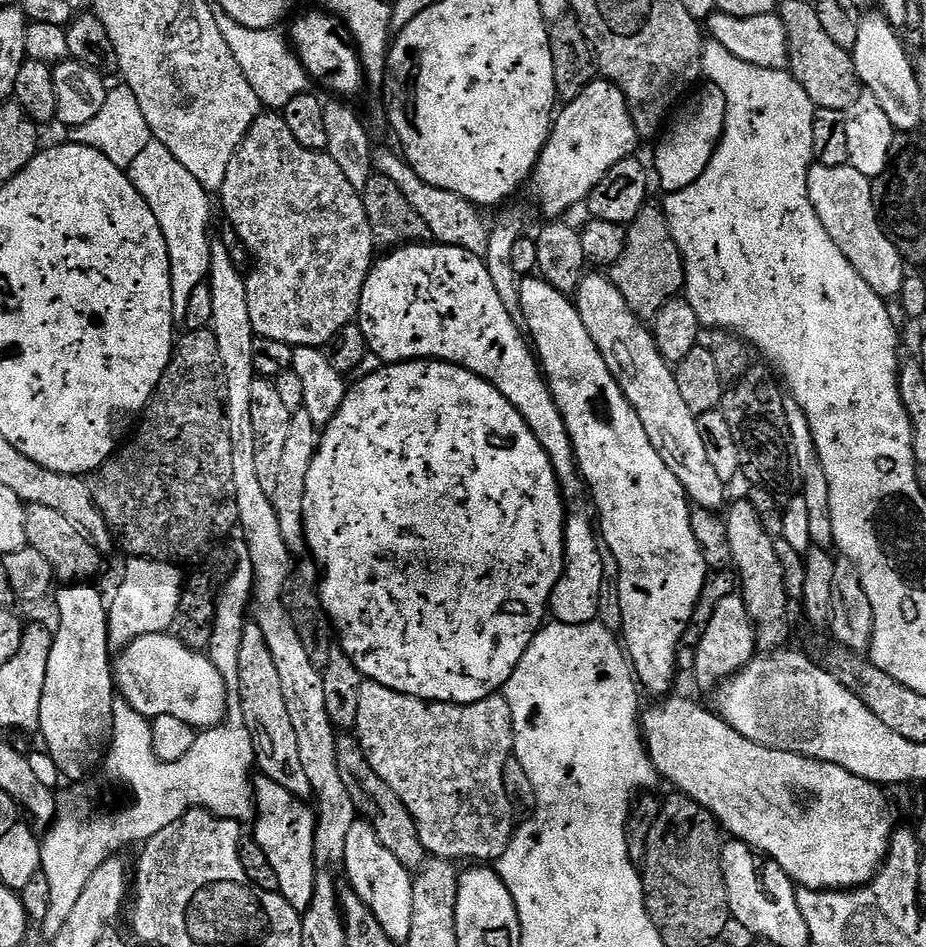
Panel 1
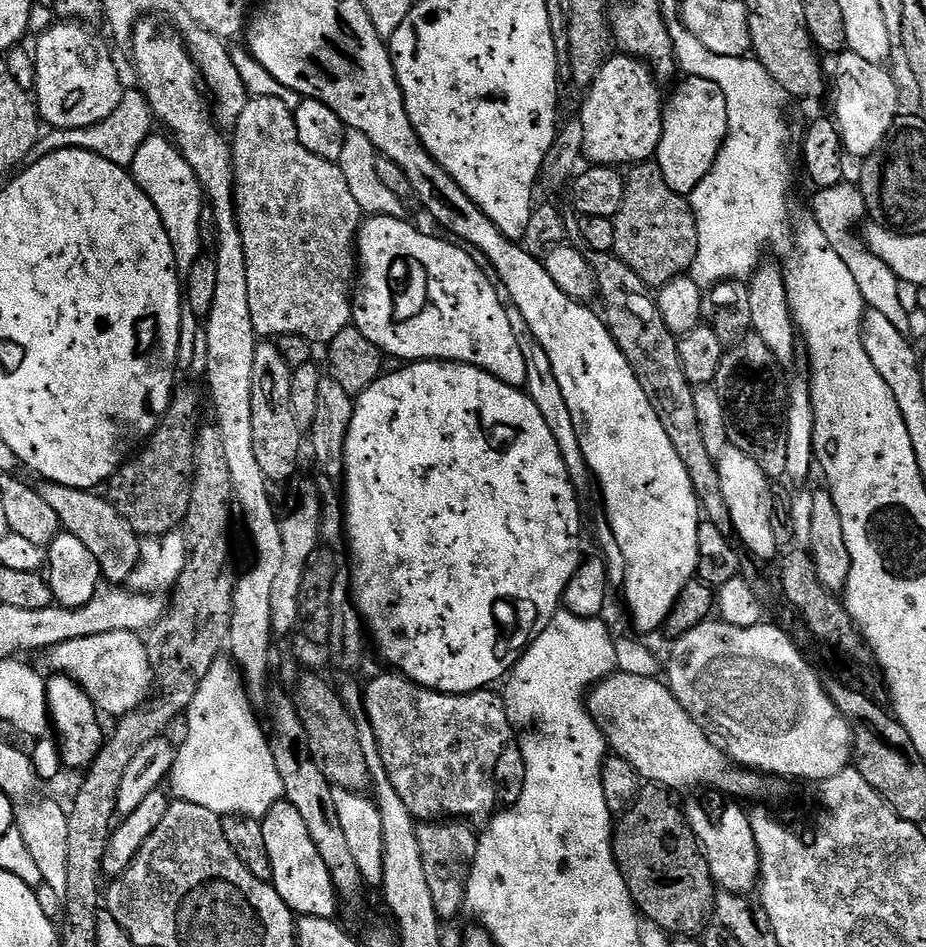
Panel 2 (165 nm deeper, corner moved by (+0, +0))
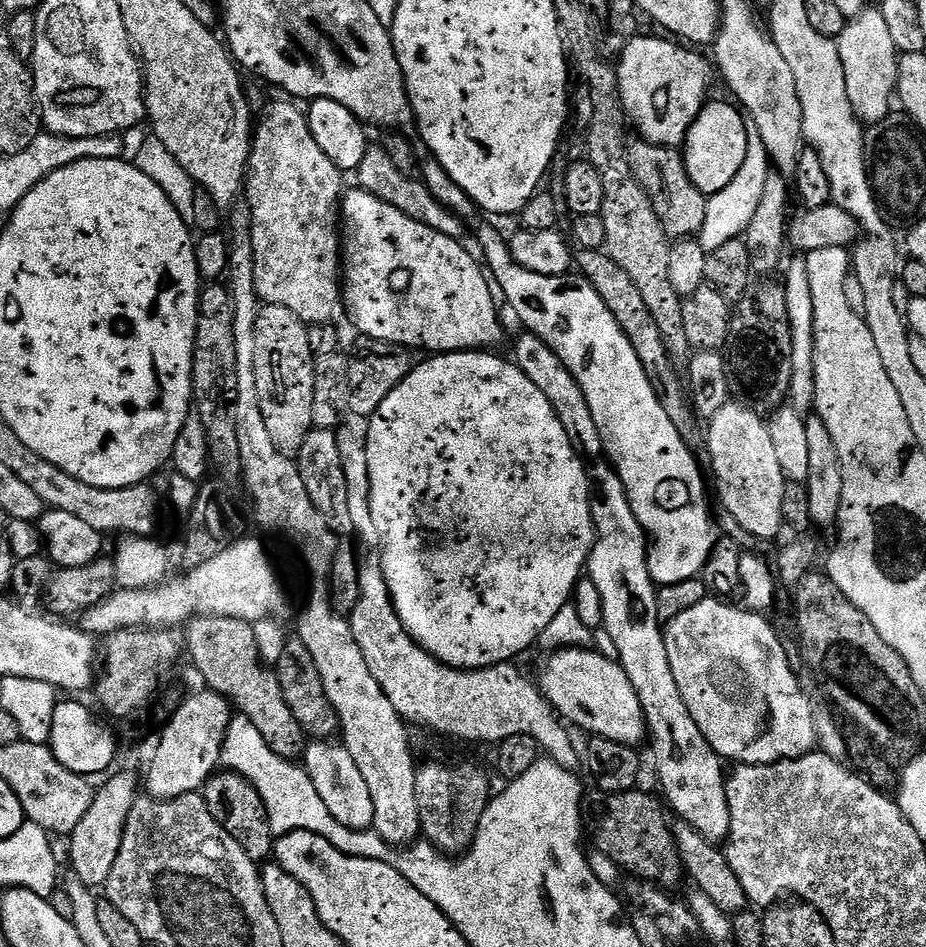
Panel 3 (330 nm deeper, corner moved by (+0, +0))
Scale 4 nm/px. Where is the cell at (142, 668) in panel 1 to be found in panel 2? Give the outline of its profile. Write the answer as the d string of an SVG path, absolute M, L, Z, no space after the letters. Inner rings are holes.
M111 632L110 634L94 634L90 638L74 638L54 645L47 656L56 670L71 676L75 684L82 686L82 690L94 701L97 709L105 717L108 715L112 716L111 718L119 718L130 714L136 708L148 703L153 695L154 681L148 649L145 641L135 632Z

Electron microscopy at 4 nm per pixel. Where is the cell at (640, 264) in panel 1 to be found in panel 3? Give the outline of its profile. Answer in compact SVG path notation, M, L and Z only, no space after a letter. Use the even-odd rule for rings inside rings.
M636 138L629 143L628 161L634 178L642 186L642 190L646 190L654 206L654 214L658 214L658 222L662 222L666 235L670 238L699 237L706 219L709 197L703 196L698 186L690 182L683 155L677 149L647 144L645 140Z

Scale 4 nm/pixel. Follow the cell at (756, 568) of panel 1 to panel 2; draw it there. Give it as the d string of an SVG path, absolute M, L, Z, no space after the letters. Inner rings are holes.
M729 446L716 461L716 469L722 482L722 494L726 498L726 506L730 506L732 531L735 539L741 545L749 548L751 555L757 561L775 561L778 556L778 546L774 542L774 529L770 526L770 510L774 493L770 485L770 477L742 450Z

